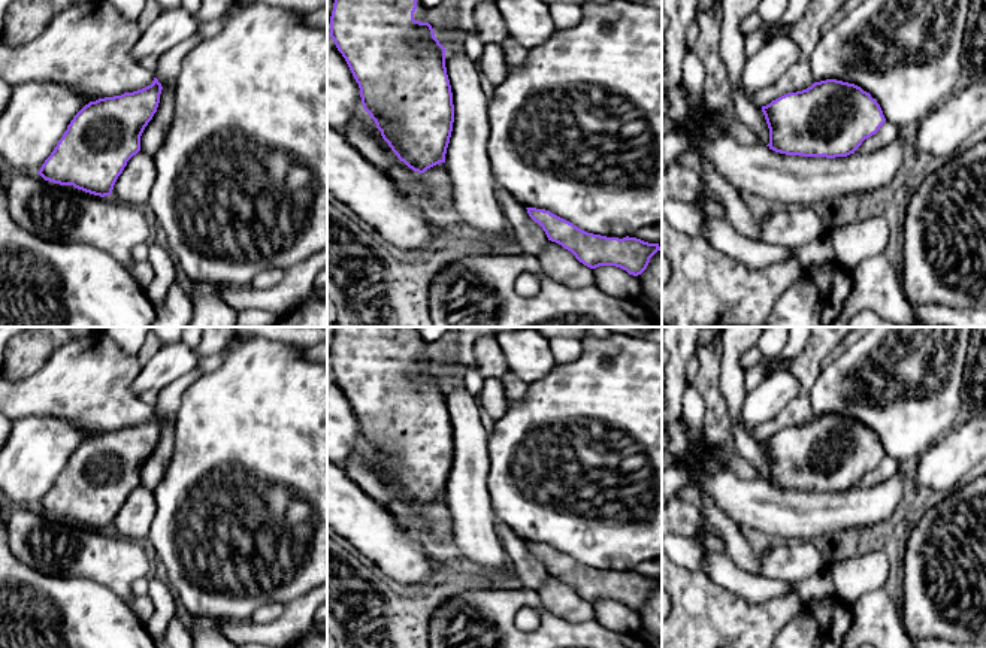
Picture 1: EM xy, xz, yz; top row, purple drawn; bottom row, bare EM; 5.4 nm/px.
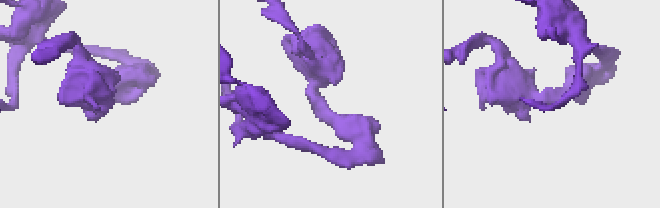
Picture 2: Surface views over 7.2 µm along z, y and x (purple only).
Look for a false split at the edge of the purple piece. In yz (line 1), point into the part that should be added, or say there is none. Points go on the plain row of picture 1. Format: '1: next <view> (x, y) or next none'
1: next none

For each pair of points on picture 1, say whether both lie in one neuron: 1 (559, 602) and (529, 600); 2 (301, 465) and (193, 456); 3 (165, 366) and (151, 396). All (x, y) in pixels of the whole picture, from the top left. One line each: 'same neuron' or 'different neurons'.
1: different neurons
2: same neuron
3: different neurons

